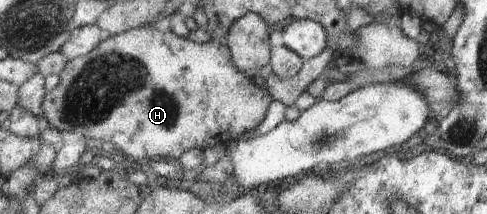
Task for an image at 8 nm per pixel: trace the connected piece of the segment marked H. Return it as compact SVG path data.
M141 26L140 28L133 28L126 32L121 32L120 34L116 34L115 36L111 35L110 38L107 38L106 40L103 40L99 47L96 47L91 53L88 53L87 55L84 55L83 57L78 57L77 59L68 61L66 65L66 69L59 75L59 83L55 88L53 88L51 91L47 92L47 95L45 96L45 99L43 101L43 117L47 119L47 122L49 125L53 126L54 128L57 128L58 130L64 131L66 134L70 135L71 137L81 137L81 138L88 138L88 139L101 139L101 141L111 141L113 142L117 148L121 149L127 158L130 158L131 160L134 160L136 163L140 162L147 162L149 157L151 159L155 160L155 157L157 159L164 159L168 157L169 159L179 159L185 151L189 151L189 149L202 149L206 150L207 148L212 148L217 145L223 145L227 146L229 143L232 143L233 141L239 140L245 132L251 129L257 129L263 121L265 121L265 117L267 117L267 111L269 111L269 105L273 103L273 96L269 93L269 90L264 87L257 86L252 79L251 74L246 74L244 71L241 71L241 69L237 69L237 65L235 65L235 61L233 61L233 54L232 49L229 49L229 46L225 44L225 42L217 41L217 40L210 40L208 42L202 43L196 43L195 41L191 41L191 39L188 39L186 37L179 37L175 35L175 33L169 31L159 31L157 29L156 31L153 29L147 29L147 26Z

